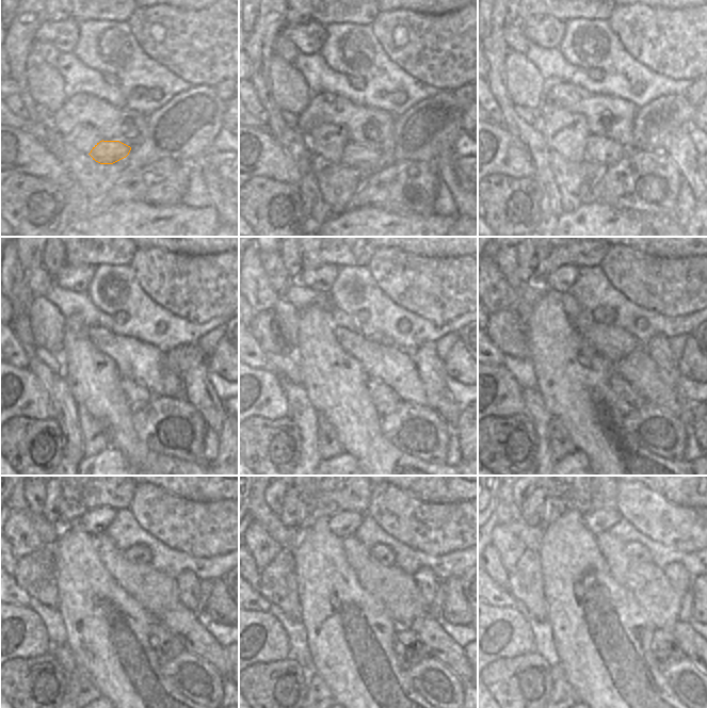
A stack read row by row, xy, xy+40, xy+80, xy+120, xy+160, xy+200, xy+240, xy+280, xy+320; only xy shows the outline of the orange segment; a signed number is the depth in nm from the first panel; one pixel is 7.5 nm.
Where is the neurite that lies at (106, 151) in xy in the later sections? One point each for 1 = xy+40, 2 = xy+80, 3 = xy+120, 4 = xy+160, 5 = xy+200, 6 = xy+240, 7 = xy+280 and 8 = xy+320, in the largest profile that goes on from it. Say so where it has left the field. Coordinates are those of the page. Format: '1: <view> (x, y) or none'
1: xy+40 (354, 153)
2: xy+80 (598, 149)
3: xy+120 (138, 396)
4: xy+160 (385, 400)
5: xy+200 (629, 400)
6: xy+240 (154, 629)
7: xy+280 (419, 644)
8: xy+320 (664, 647)

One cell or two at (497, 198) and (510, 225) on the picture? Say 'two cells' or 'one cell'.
one cell

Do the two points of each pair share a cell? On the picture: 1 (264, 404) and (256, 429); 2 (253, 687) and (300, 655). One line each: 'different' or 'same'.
1: different
2: different

